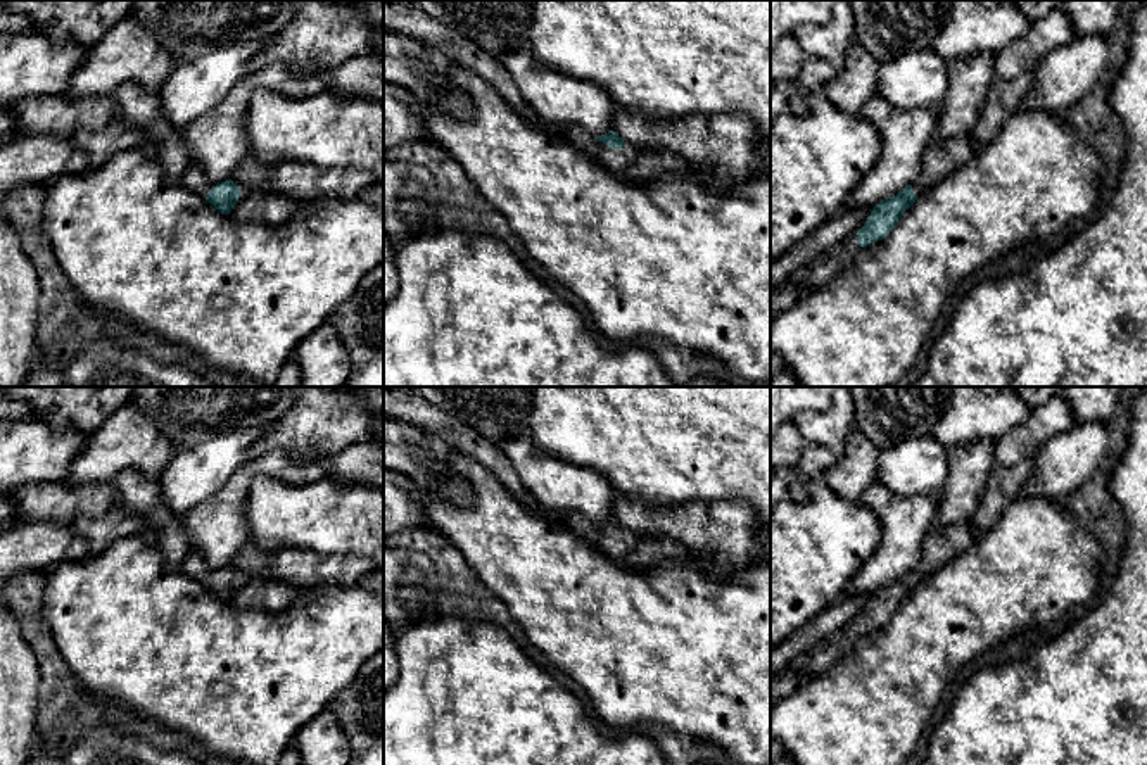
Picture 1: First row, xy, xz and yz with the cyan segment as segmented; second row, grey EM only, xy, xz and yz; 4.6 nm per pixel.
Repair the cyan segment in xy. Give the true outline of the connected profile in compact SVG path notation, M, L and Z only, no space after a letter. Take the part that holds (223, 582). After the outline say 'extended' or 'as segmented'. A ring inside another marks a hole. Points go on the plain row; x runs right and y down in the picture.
M190 553L183 560L180 570L187 577L206 585L209 591L212 591L223 601L230 601L240 585L240 577L237 573L237 570L233 570L231 566L226 566L221 570L212 570L204 563L204 560L199 553Z | extended

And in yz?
M971 522L936 525L922 542L921 561L916 568L876 591L859 618L852 618L840 630L821 639L786 670L800 673L803 682L824 673L833 663L850 653L862 634L886 625L919 582L964 553L976 541L971 527Z | extended

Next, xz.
M563 511L560 516L582 542L596 547L617 563L625 563L632 537L617 518L610 516L606 522L594 523L579 511Z | extended

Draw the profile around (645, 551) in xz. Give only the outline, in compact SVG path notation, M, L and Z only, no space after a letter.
M636 534L625 554L625 565L636 570L650 570L667 560L682 563L688 554L688 547L675 539Z

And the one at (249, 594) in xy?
M249 577L240 580L230 603L238 610L264 608L275 613L285 610L294 601L295 592L287 582Z

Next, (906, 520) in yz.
M874 480L860 501L879 518L881 541L843 597L872 596L916 568L922 542L938 523L938 494L898 496Z

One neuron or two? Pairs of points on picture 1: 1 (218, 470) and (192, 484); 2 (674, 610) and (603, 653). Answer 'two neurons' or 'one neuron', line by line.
1: one neuron
2: one neuron

